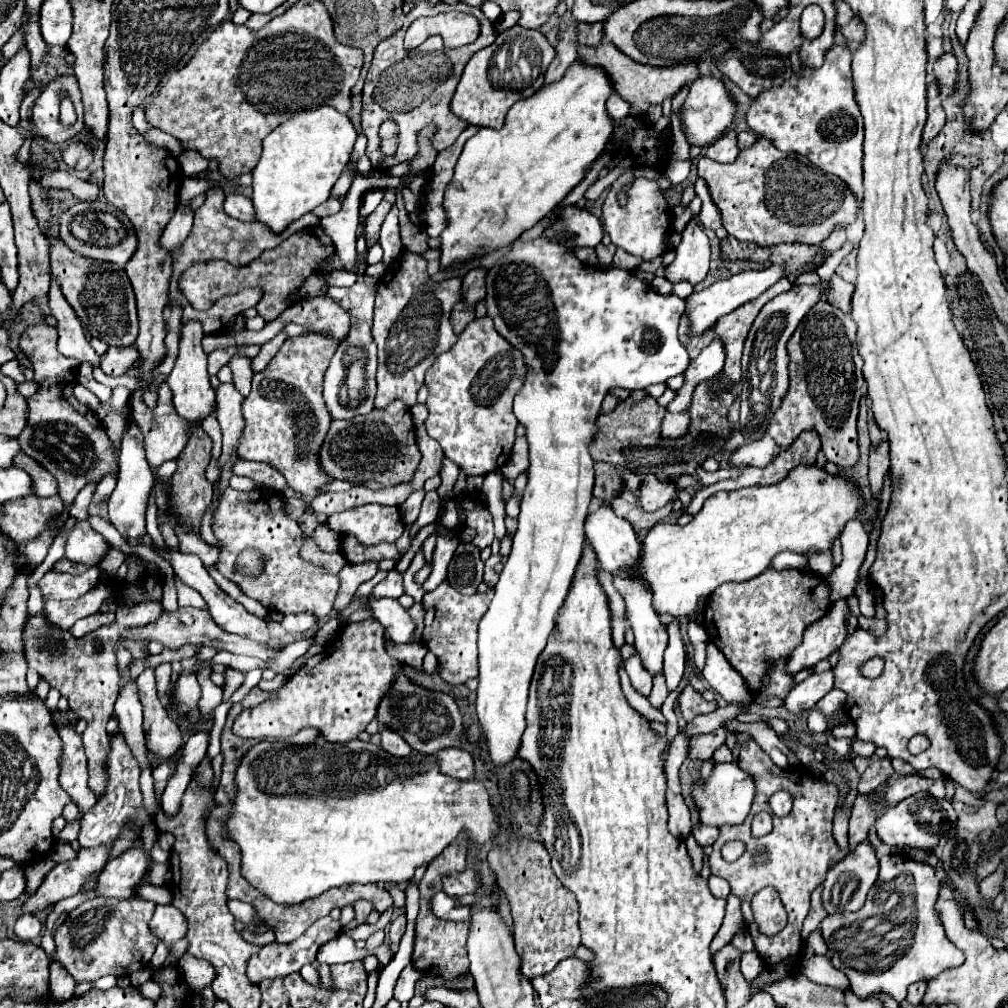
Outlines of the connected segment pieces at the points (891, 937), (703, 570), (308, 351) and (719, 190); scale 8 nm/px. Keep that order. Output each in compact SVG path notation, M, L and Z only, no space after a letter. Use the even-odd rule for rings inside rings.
M886 854L880 858L880 876L872 886L866 904L858 912L836 912L822 920L820 932L826 940L830 962L848 976L850 988L858 998L886 992L896 1002L902 1002L910 984L920 980L928 982L940 972L964 964L964 954L948 942L936 916L934 902L938 900L938 890L940 880L932 866L914 862L902 854ZM872 916L882 920L882 924L870 930L870 934L882 936L882 942L878 944L864 942L864 932L860 932L864 920Z
M798 466L784 478L784 482L772 486L754 486L742 488L736 492L720 492L708 498L702 510L694 516L694 520L686 526L680 524L656 524L648 536L642 540L638 564L630 568L622 568L618 576L622 578L638 578L644 580L652 592L652 606L656 614L670 614L674 618L686 618L702 624L702 610L700 602L712 594L724 582L744 582L762 574L772 558L782 550L792 550L796 554L806 554L810 548L816 548L818 554L808 558L810 568L820 576L832 574L832 540L840 536L844 524L858 516L860 508L864 506L864 498L860 490L840 476L830 476L826 470L816 466Z
M326 334L288 338L270 364L254 374L252 392L242 404L246 428L236 450L238 458L266 462L278 468L286 482L296 492L306 494L308 500L312 500L312 494L318 494L320 486L330 480L318 464L318 450L332 420L322 398L322 378L336 348L336 338ZM292 394L300 394L300 400L290 402Z
M758 138L752 146L744 148L738 154L738 158L730 164L720 164L706 156L700 158L698 176L704 178L710 188L712 200L722 216L722 226L730 236L738 238L740 242L754 242L758 246L802 242L818 246L830 236L830 232L838 224L852 224L858 214L858 200L840 178L836 178L834 174L826 174L824 170L818 170L818 166L814 166L804 156L792 152L780 152L766 138Z

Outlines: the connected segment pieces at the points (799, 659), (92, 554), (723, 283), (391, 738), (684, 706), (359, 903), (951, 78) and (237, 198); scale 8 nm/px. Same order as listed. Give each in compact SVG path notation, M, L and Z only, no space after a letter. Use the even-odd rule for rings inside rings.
M838 600L828 608L824 618L816 620L808 630L804 630L804 638L800 646L790 654L786 662L786 670L796 674L804 668L816 666L820 660L828 658L834 648L840 648L846 638L846 616L848 616L848 602Z
M76 520L74 528L66 538L66 558L80 564L96 564L100 562L110 550L110 544L98 534L88 520Z
M772 264L770 268L764 268L764 270L750 270L750 272L740 272L728 280L718 280L716 284L712 284L710 288L702 290L702 292L694 292L686 298L686 312L690 316L690 330L692 330L692 336L696 334L702 334L704 330L708 330L718 318L722 318L724 314L730 314L732 310L736 310L738 306L758 298L762 292L766 292L770 286L774 286L780 278L786 276L786 270L784 266L780 264Z
M382 728L382 748L392 754L392 756L398 756L398 758L406 758L410 756L412 748L404 742L404 738L400 738L396 732L388 730L388 728Z
M686 686L686 690L678 696L678 706L680 706L682 716L686 718L686 722L690 722L698 714L708 714L708 712L718 708L718 704L706 702L692 686Z
M356 900L354 910L356 910L356 920L364 922L366 916L372 912L372 902L368 902L368 900Z
M950 52L936 58L934 76L940 86L940 98L950 96L954 90L954 82L956 82L956 58Z
M228 194L226 200L224 200L224 212L230 214L232 218L242 220L242 222L252 222L254 220L252 202L244 194Z

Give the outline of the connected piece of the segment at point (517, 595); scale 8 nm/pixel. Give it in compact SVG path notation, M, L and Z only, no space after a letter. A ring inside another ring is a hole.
M548 236L514 240L510 244L510 252L486 272L484 302L496 330L524 354L528 366L524 386L514 398L514 416L526 428L530 446L528 482L522 494L512 552L500 572L492 604L480 620L478 630L480 684L476 690L476 714L486 736L490 762L494 766L504 766L510 764L520 750L520 740L526 730L524 716L534 666L554 630L556 614L564 604L574 570L584 552L584 518L594 488L594 460L588 446L598 434L596 418L602 400L608 396L610 388L622 386L642 390L650 384L666 382L670 376L684 374L690 358L676 334L678 320L684 312L682 298L674 294L658 294L648 282L642 282L632 272L586 266L574 256L572 248L552 242Z

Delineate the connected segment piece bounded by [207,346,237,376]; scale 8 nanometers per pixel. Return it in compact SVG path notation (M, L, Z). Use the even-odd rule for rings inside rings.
M231 346L227 348L219 348L208 355L208 373L209 375L216 375L218 370L223 365L226 365L231 357L237 354L237 347Z

